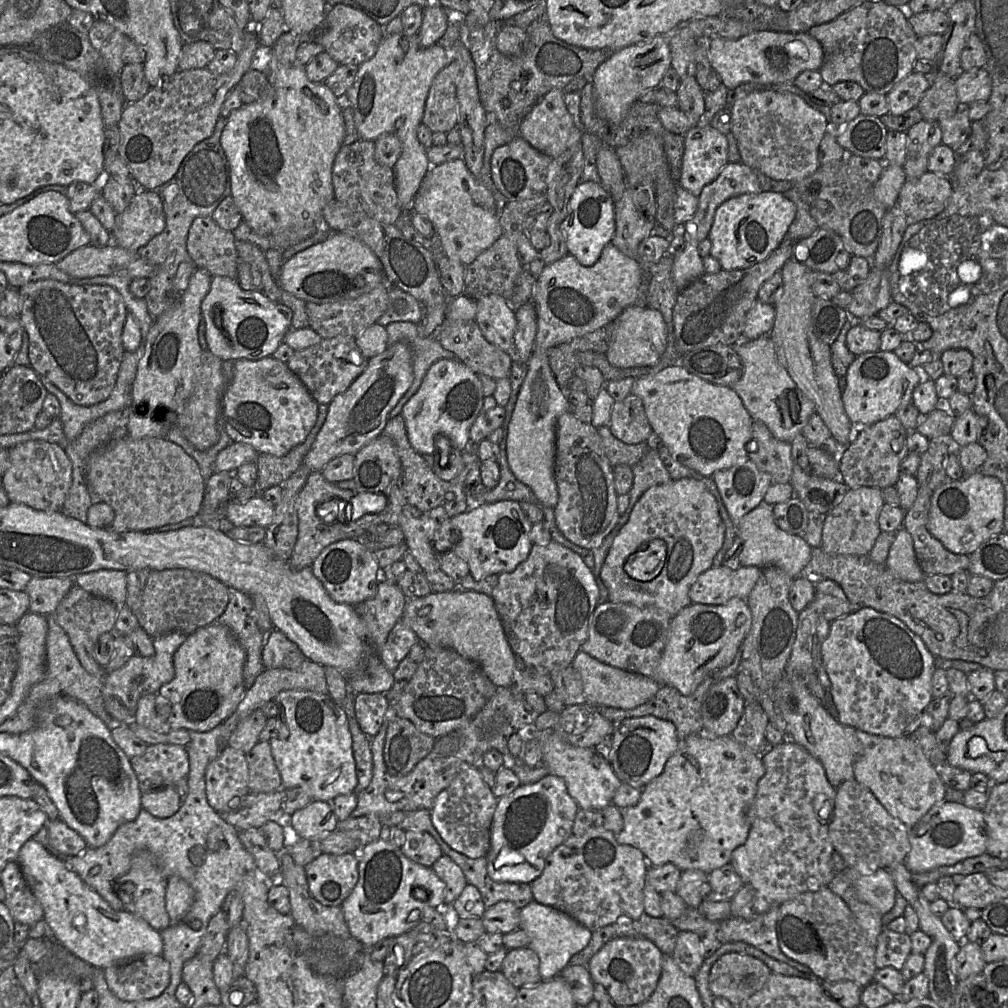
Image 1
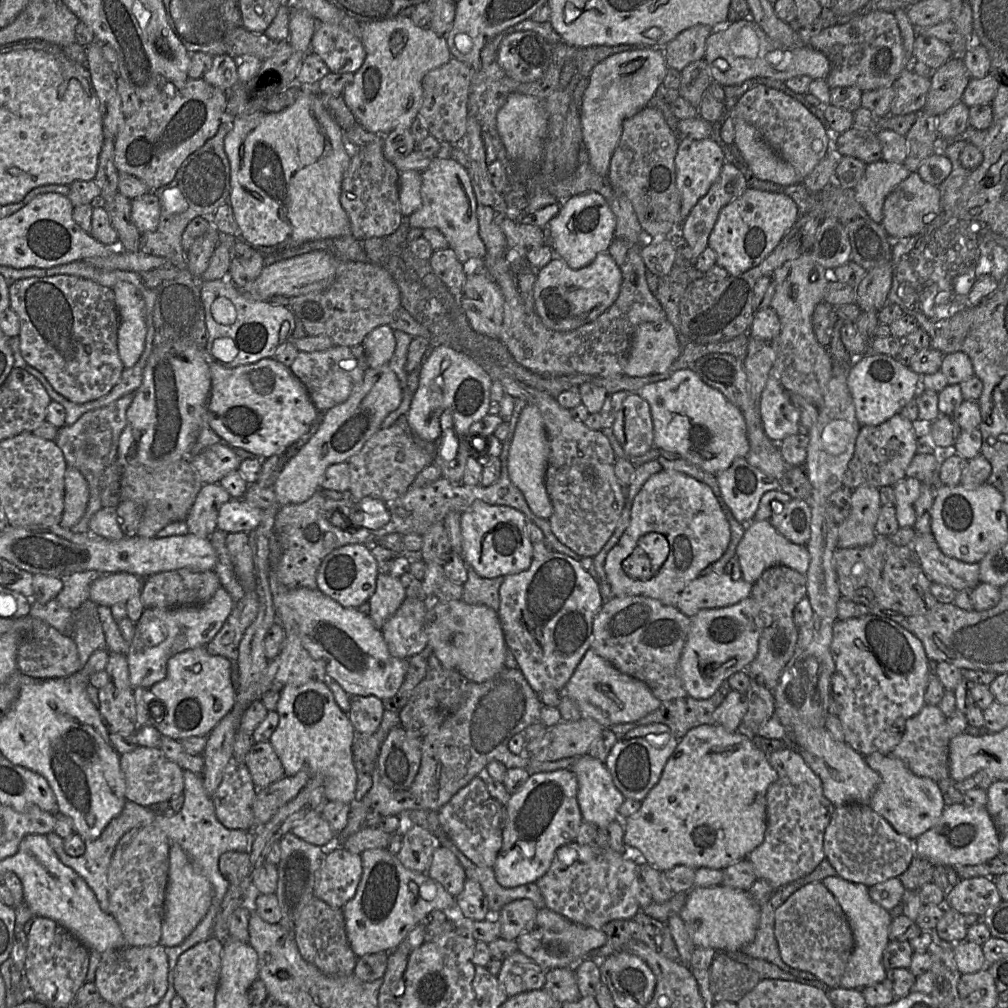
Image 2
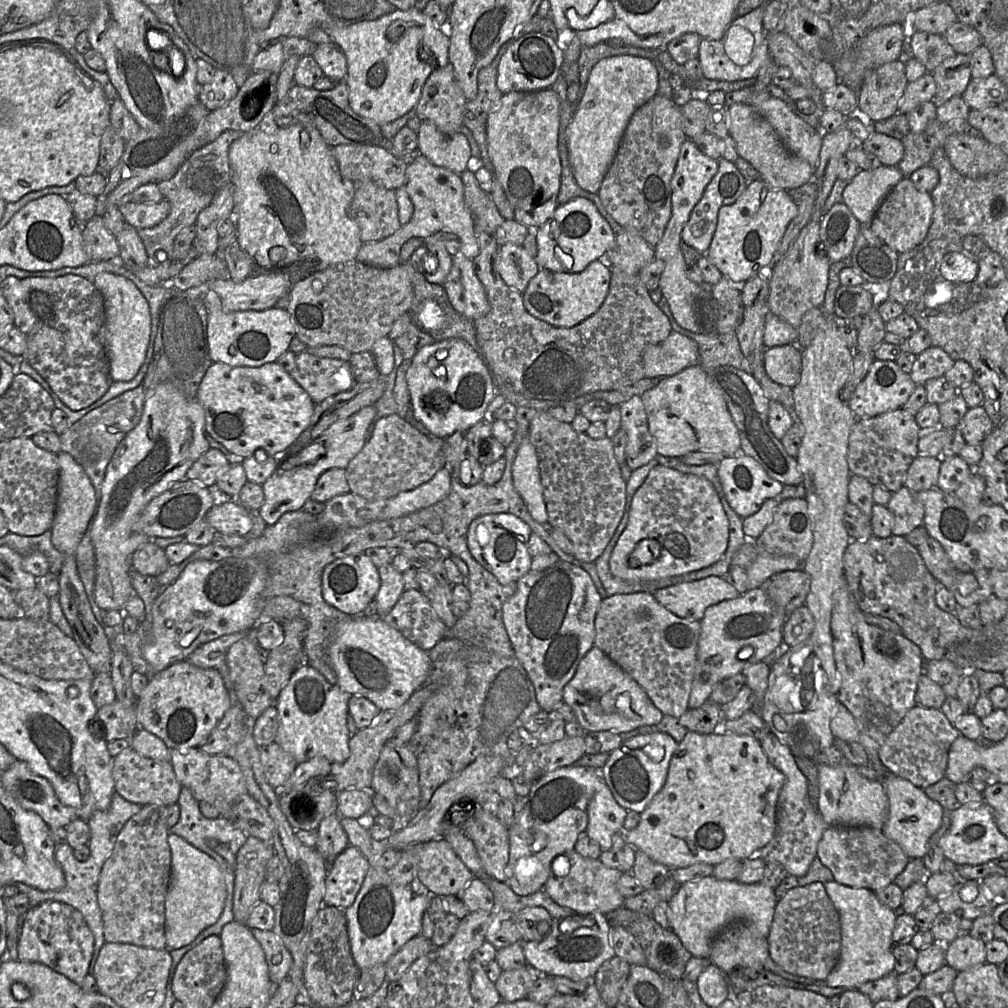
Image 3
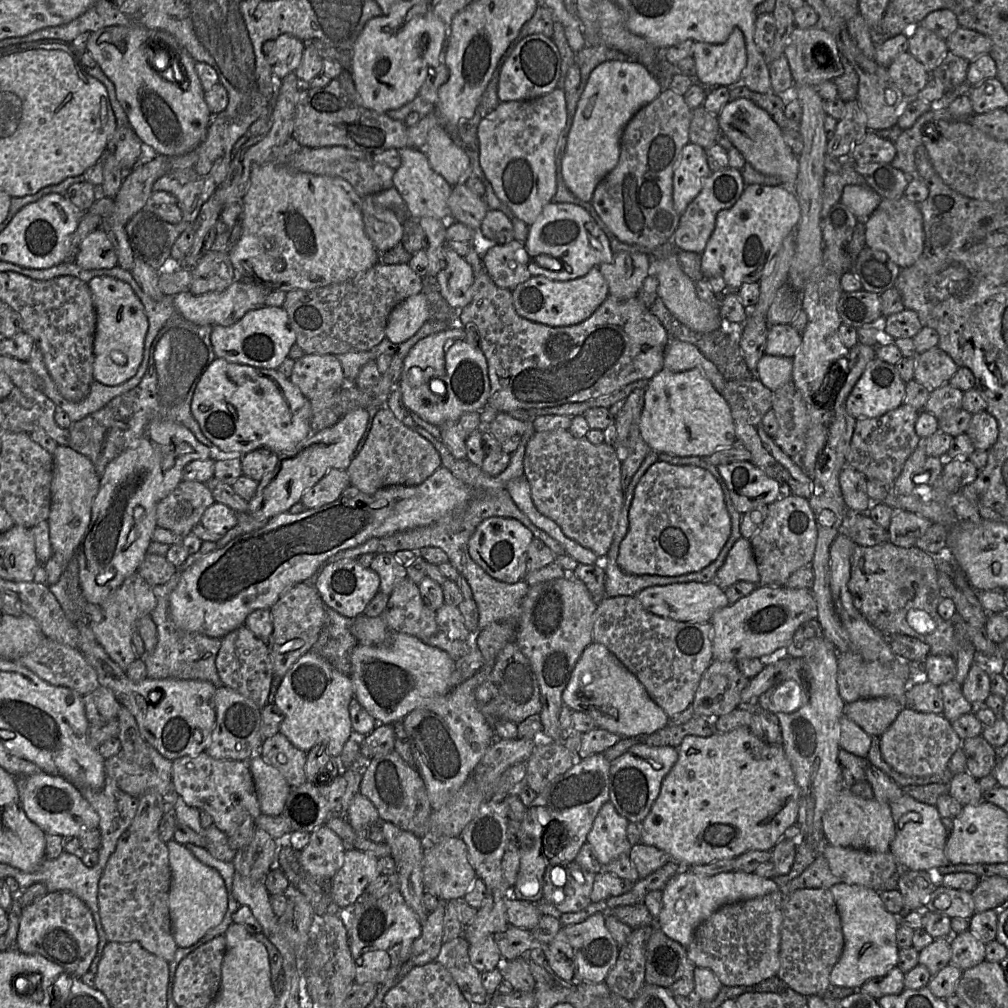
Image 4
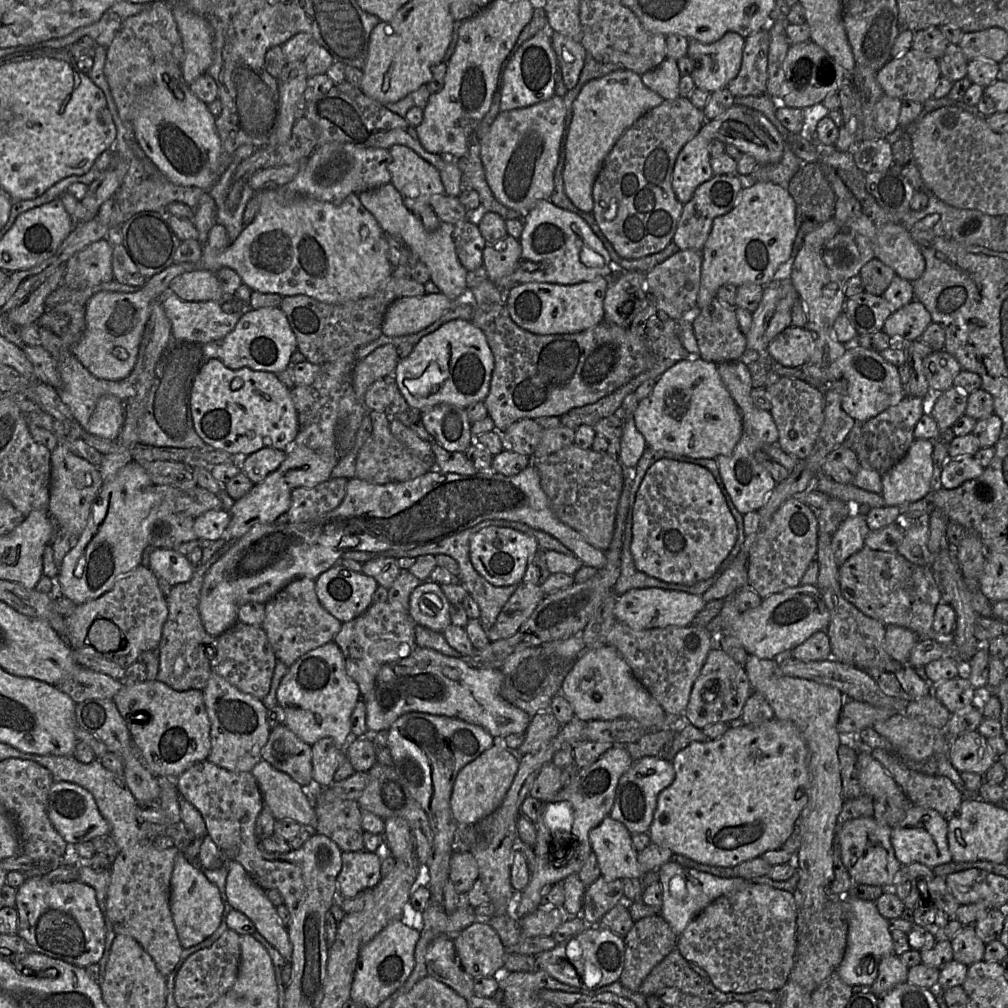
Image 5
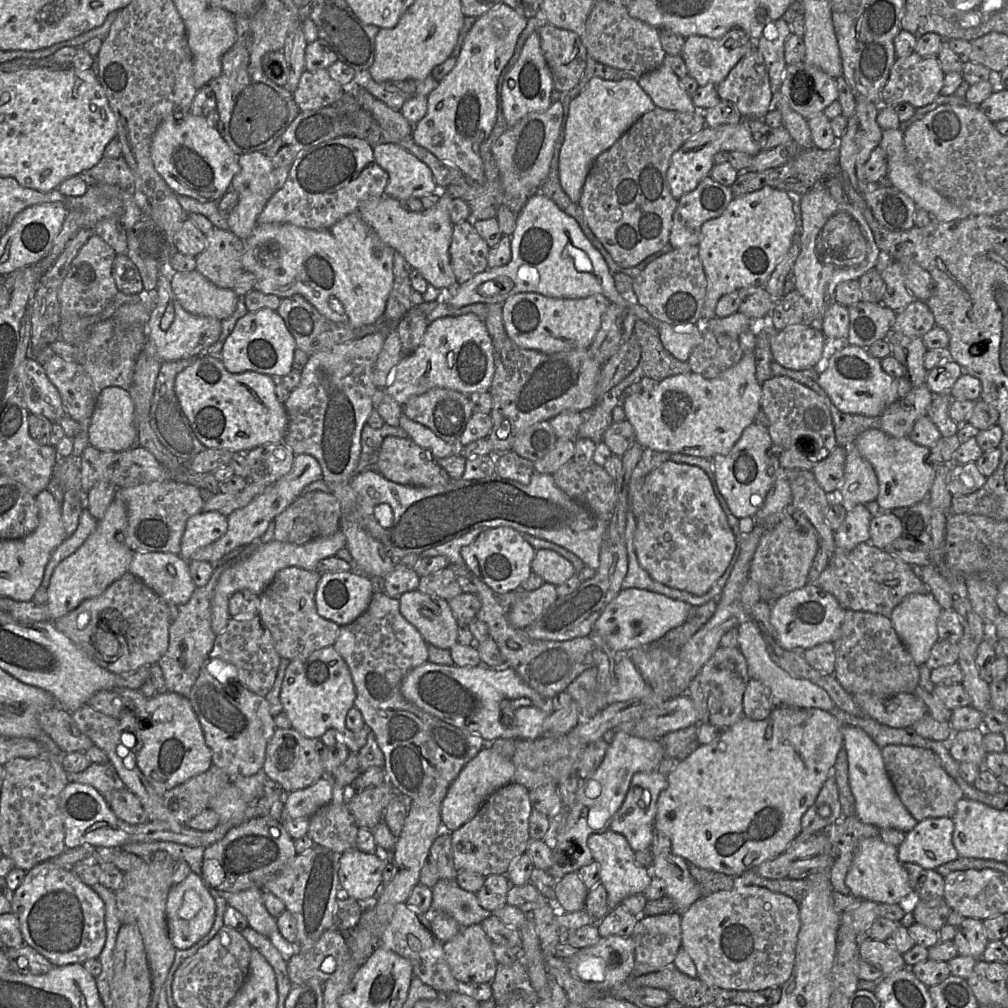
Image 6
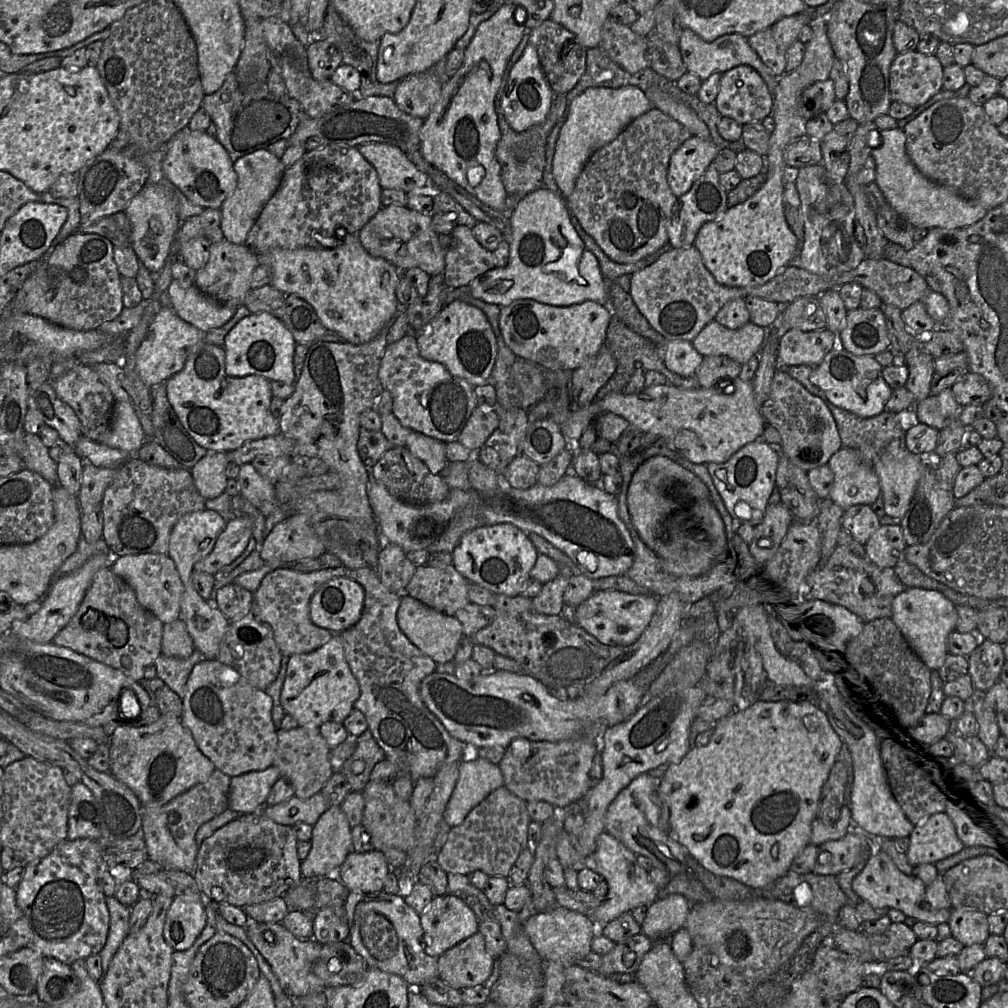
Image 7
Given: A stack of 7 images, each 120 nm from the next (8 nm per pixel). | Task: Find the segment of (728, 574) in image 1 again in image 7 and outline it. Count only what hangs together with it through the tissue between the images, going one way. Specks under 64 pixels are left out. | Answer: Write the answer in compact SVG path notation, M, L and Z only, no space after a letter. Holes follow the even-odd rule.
M617 590L594 591L585 601L574 608L566 608L563 616L607 645L629 646L648 626L657 608L658 597L653 594L630 594Z

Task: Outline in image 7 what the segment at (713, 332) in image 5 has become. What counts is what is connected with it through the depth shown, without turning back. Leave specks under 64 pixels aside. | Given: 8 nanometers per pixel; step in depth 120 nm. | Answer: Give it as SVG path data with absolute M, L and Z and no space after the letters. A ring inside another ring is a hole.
M704 356L695 377L702 388L719 388L732 393L733 381L739 377L741 366L726 356Z

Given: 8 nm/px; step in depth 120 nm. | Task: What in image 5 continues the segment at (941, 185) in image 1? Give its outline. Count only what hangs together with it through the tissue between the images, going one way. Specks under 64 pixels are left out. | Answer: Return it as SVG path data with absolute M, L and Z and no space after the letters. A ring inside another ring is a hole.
M899 223L876 228L875 258L892 268L896 276L913 282L925 270L925 260L910 233Z

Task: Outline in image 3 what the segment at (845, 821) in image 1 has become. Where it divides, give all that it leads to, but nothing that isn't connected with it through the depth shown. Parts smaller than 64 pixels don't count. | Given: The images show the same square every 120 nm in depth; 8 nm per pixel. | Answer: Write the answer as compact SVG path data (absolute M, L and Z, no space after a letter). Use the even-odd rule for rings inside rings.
M828 825L817 845L817 856L832 872L834 881L871 891L877 891L893 883L909 861L901 847L887 838L882 830L866 826L849 828Z

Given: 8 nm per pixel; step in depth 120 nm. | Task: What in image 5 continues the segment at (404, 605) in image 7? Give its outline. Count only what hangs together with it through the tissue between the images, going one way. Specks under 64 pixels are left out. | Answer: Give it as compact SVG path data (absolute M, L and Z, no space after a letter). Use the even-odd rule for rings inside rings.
M422 582L410 595L409 616L416 625L443 633L451 624L450 602L437 583Z

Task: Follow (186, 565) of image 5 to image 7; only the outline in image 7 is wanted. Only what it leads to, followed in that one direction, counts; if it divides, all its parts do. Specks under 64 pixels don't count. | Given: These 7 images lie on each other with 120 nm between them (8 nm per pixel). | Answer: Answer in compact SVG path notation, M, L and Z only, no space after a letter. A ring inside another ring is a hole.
M143 553L113 556L110 570L133 588L140 605L152 612L163 624L179 618L184 585L174 561L168 555Z

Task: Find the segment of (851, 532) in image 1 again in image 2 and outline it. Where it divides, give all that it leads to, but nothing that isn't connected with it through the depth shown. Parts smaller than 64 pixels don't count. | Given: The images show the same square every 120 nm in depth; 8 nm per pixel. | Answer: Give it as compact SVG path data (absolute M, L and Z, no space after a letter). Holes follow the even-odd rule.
M859 486L851 490L850 514L838 525L838 548L855 548L871 544L878 537L875 526L881 507L879 488Z

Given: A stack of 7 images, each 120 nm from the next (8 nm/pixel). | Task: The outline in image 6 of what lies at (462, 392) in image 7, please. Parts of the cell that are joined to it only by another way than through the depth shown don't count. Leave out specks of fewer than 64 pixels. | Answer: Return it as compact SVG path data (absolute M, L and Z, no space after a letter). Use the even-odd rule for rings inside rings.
M433 388L414 396L403 406L403 413L410 419L428 427L449 443L459 443L470 417L473 414L469 395L447 388Z

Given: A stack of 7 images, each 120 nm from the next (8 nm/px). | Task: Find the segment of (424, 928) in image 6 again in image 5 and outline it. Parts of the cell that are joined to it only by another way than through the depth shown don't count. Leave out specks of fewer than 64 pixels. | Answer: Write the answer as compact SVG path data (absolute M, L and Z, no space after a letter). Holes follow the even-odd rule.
M439 936L425 954L427 975L446 984L465 999L475 995L473 977L460 964L452 936Z

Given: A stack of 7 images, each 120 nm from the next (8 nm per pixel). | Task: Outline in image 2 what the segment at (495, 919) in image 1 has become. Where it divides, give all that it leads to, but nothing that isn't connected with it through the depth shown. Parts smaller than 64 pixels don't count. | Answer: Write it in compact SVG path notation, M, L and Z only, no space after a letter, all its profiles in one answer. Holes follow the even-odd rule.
M525 899L515 900L503 906L497 914L501 938L516 940L520 934L535 929L537 911L533 902Z

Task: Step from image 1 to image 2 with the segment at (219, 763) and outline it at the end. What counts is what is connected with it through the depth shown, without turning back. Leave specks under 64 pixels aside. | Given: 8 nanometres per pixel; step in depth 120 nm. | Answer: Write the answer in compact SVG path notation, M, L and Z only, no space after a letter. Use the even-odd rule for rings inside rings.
M232 757L211 797L219 821L229 829L253 831L256 823L252 806L257 790L246 763Z

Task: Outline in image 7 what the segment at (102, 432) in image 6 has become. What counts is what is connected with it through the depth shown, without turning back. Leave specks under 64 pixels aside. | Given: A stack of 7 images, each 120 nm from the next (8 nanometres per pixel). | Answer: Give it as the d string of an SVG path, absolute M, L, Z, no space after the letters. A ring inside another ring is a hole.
M115 401L110 428L101 443L106 446L136 453L147 437L133 405L127 401Z

